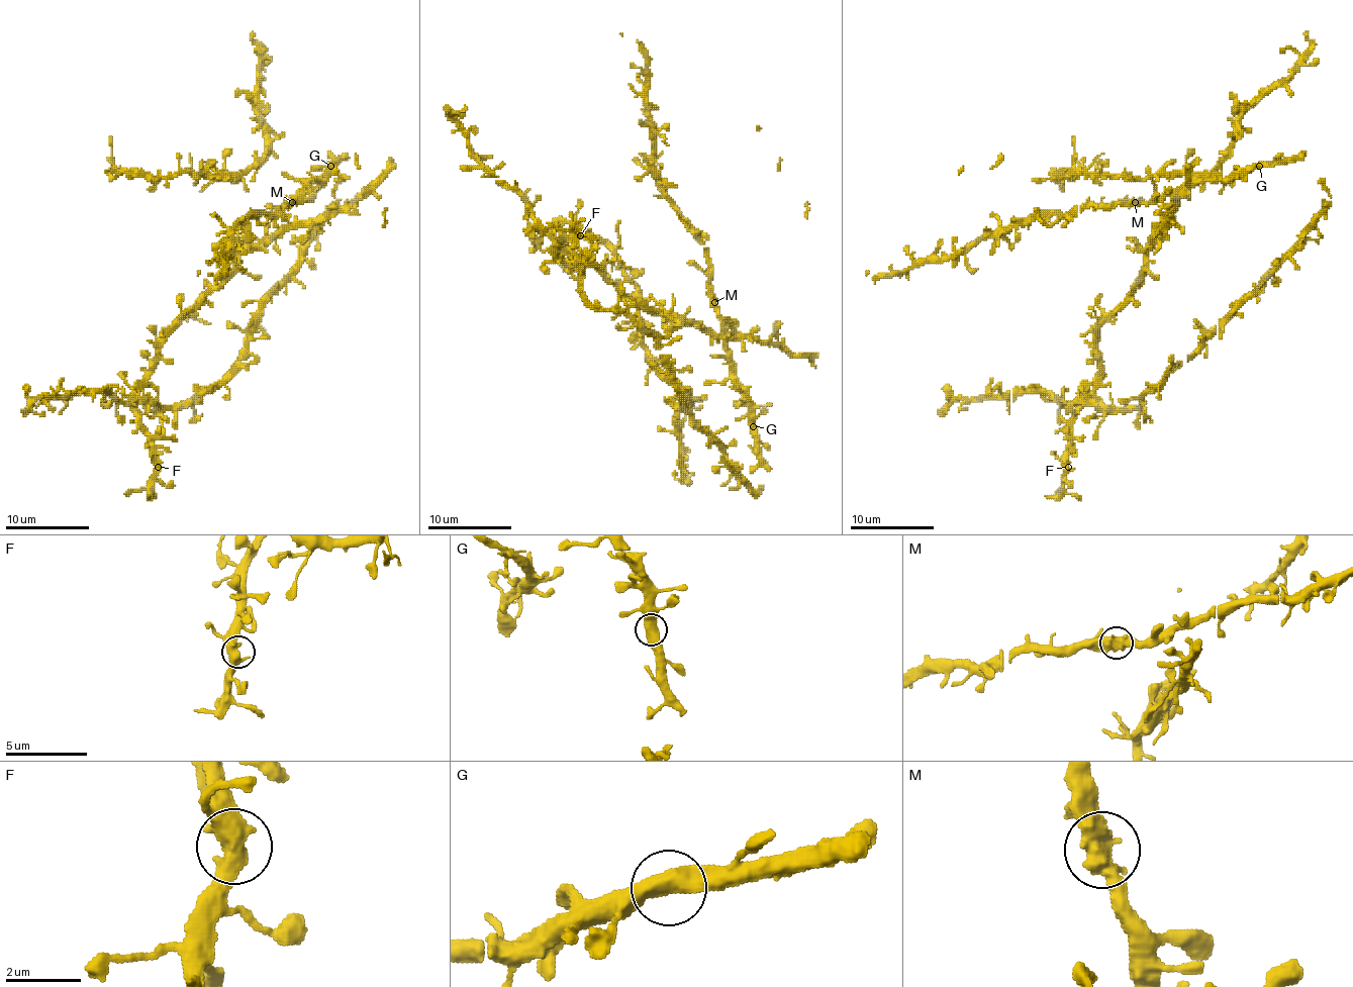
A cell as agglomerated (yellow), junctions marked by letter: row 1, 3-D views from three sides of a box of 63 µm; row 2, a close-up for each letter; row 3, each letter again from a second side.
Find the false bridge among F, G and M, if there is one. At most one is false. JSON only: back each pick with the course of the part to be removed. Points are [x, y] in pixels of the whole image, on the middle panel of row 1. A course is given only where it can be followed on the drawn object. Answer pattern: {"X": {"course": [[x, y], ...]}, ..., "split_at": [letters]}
{"split_at": []}

